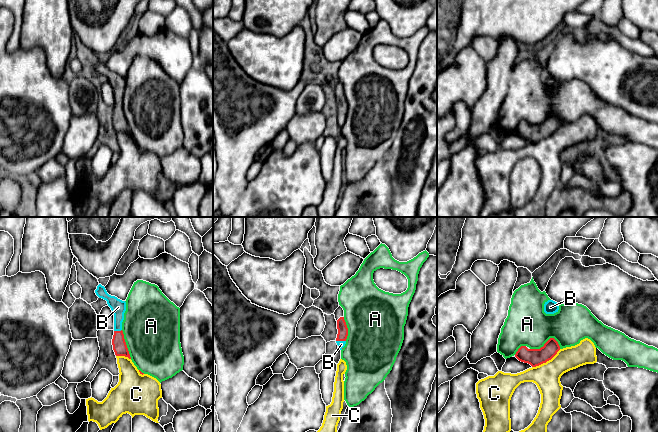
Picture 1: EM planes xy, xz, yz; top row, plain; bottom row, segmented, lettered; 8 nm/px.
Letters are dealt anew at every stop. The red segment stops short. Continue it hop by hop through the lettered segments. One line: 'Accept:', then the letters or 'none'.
Accept: B

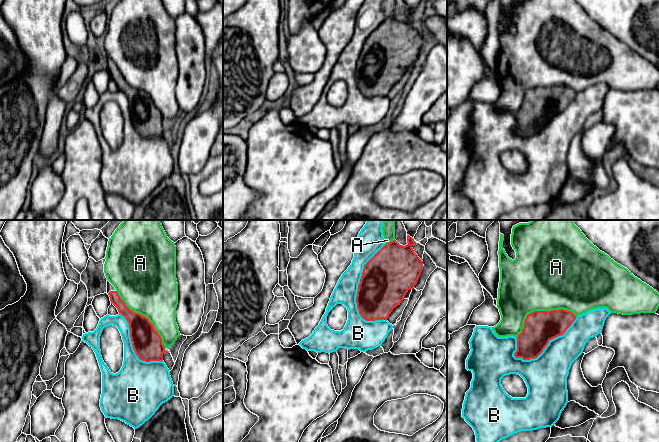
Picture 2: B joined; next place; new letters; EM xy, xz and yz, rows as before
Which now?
Accept: none

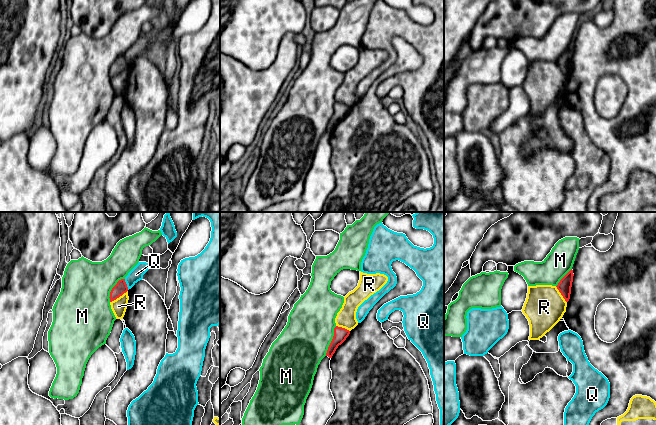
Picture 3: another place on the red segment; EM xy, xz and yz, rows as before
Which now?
Accept: none

